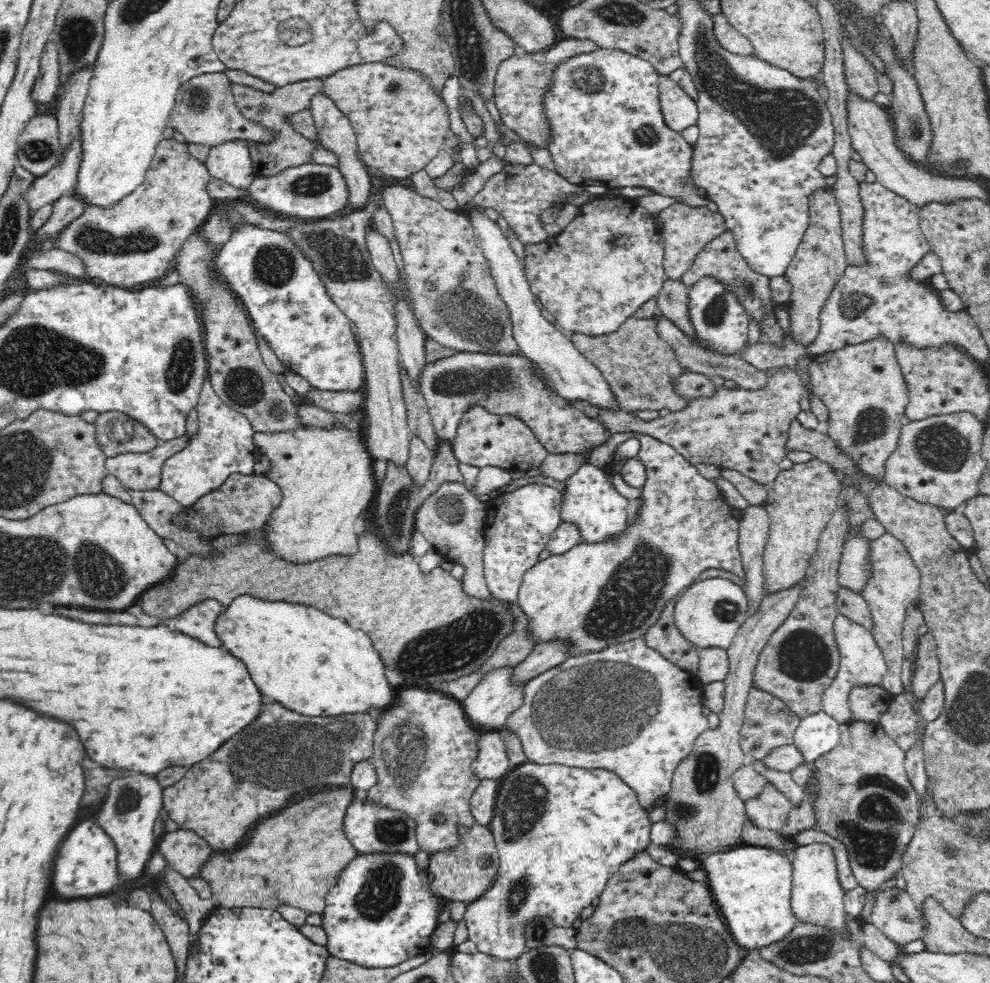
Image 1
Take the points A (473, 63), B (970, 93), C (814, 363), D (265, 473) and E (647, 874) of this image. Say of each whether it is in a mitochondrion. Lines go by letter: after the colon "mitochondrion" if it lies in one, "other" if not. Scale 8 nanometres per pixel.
A: mitochondrion
B: other
C: other
D: other
E: other

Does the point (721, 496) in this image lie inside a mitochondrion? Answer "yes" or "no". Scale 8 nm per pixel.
no

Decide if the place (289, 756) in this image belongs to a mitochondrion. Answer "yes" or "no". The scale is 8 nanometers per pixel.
yes

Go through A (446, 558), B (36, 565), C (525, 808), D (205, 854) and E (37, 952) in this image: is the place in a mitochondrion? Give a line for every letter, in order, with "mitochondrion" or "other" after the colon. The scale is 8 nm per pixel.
A: other
B: mitochondrion
C: mitochondrion
D: other
E: other

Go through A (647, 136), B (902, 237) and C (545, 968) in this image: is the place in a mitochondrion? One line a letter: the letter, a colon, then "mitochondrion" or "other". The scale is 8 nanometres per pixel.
A: mitochondrion
B: other
C: mitochondrion

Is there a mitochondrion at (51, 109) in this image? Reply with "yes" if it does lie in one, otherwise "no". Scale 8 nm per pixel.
no

